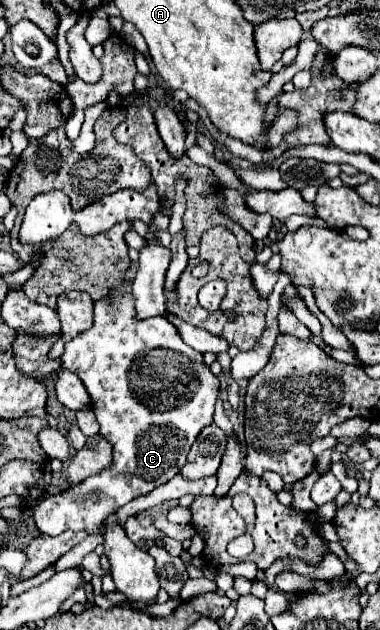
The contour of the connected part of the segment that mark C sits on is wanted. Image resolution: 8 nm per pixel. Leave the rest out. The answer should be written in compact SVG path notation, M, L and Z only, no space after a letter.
M119 293L95 301L95 323L85 333L73 337L61 355L61 367L73 371L85 385L91 397L91 411L99 423L99 435L113 445L113 463L99 475L87 477L75 487L57 495L45 495L45 501L33 505L37 529L43 535L55 537L63 531L85 531L101 535L101 527L109 515L139 495L151 493L155 487L173 479L187 461L187 453L197 439L197 433L213 421L215 397L219 379L203 363L203 355L185 345L177 329L165 317L137 319L133 317L133 295Z

